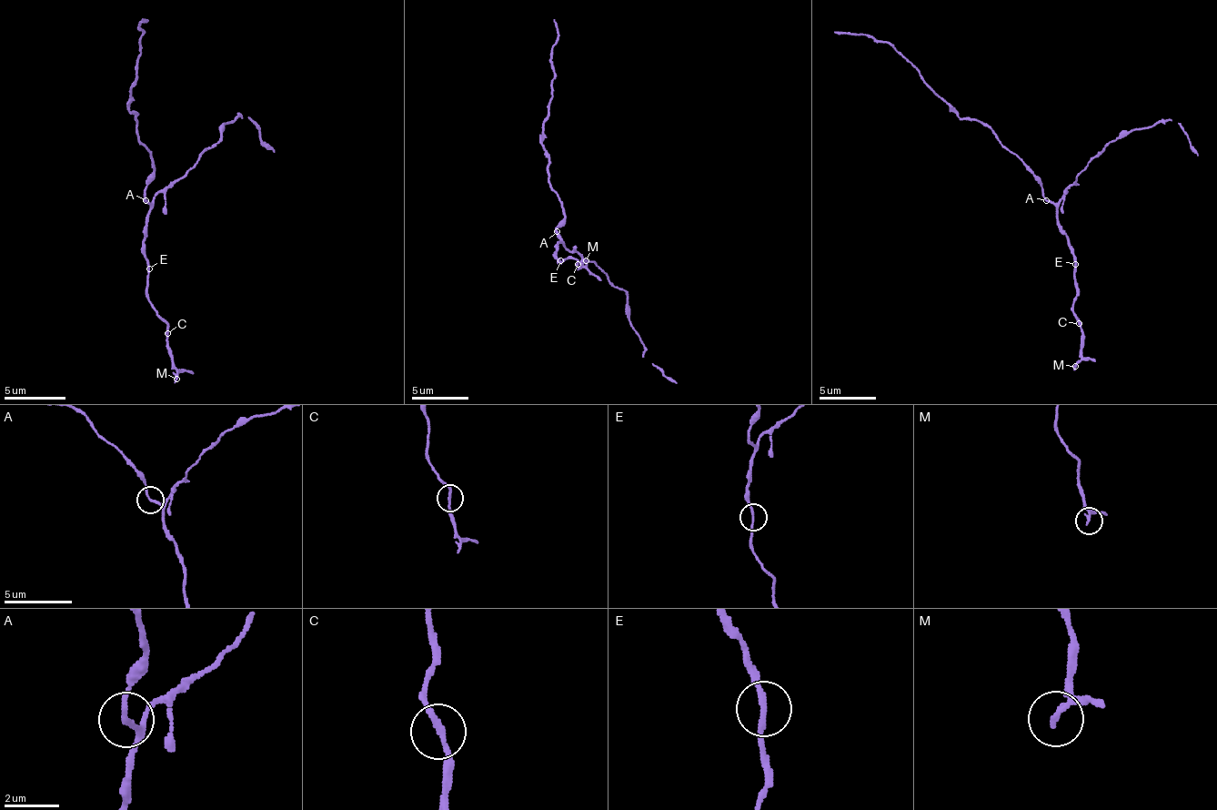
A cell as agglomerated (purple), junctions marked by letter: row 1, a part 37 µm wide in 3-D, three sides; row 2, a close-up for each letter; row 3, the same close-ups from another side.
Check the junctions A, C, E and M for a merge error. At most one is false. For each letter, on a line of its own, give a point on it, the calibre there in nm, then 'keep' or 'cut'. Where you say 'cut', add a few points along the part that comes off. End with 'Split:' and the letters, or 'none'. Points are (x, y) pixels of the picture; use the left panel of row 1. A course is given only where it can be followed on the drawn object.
A: (145, 200) | 190 nm | keep
C: (167, 333) | 200 nm | keep
E: (149, 268) | 180 nm | keep
M: (176, 379) | 160 nm | keep
Split: none

